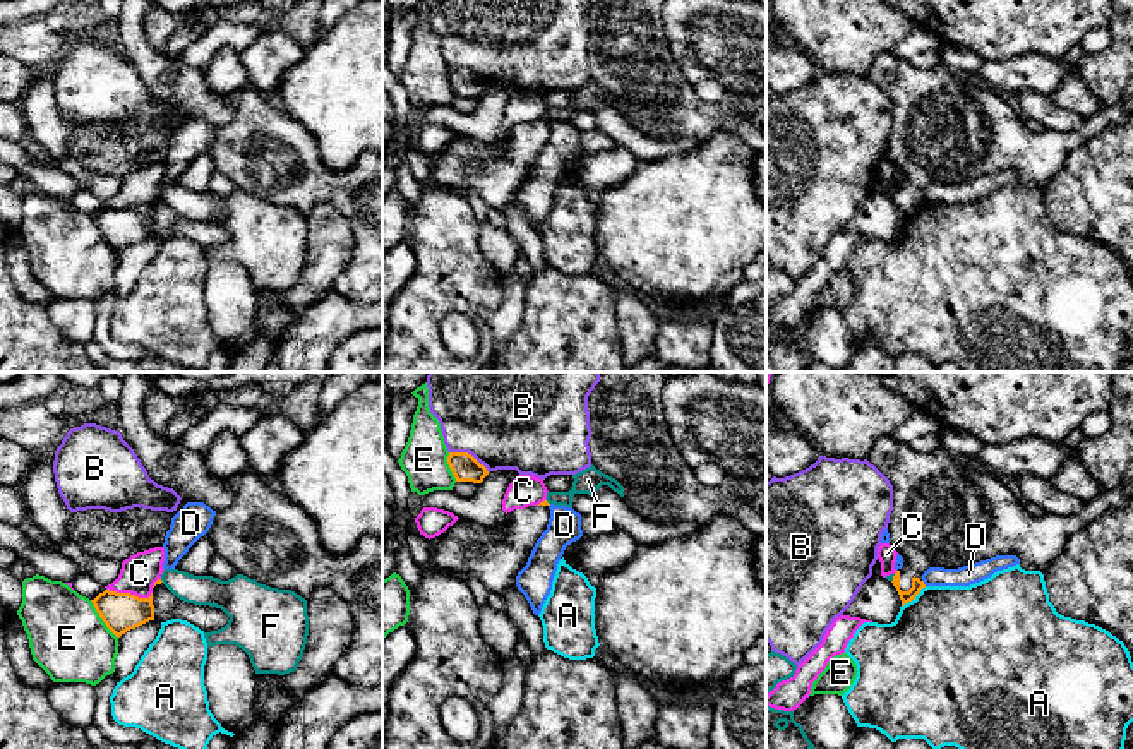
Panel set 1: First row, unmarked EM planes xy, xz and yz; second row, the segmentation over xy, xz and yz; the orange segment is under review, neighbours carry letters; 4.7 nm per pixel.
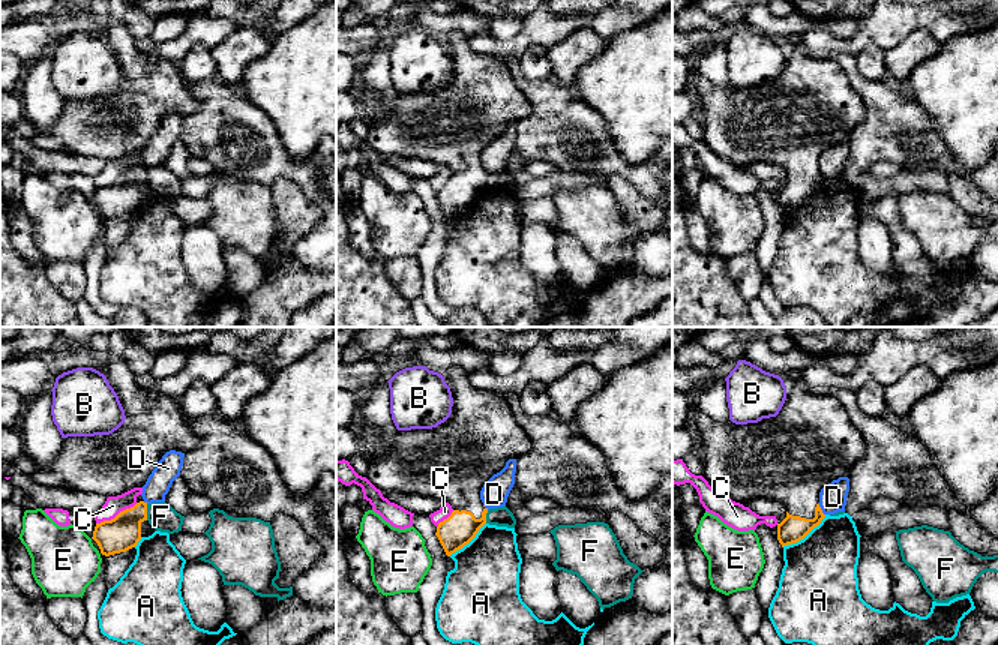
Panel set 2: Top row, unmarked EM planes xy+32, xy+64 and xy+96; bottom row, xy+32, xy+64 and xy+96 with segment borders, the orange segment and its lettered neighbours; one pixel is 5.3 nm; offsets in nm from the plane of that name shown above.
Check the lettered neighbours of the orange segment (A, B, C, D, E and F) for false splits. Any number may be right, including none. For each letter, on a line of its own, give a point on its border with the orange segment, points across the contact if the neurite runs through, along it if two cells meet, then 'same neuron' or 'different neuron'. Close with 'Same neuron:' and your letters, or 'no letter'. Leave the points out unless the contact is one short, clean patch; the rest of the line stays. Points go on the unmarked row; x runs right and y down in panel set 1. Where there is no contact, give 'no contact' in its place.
A: contact yz (914, 213); different neuron
B: contact xz (470, 71); different neuron
C: contact xy (129, 209); border xy (107, 204), (117, 209), (151, 211); different neuron
D: contact yz (923, 199); border yz (923, 196), (926, 201); different neuron
E: contact xy (101, 233); different neuron
F: contact yz (893, 194); border yz (895, 191), (892, 197); different neuron
Same neuron: no letter

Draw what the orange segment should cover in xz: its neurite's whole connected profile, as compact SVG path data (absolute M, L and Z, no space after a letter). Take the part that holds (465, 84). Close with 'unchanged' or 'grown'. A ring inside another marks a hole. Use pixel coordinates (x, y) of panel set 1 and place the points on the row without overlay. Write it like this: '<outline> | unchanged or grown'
M449 69L447 81L456 98L482 99L489 91L487 84L468 69Z | unchanged

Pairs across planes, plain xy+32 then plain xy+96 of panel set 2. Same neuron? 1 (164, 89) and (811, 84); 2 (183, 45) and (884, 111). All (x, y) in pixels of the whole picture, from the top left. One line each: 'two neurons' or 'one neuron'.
1: one neuron
2: two neurons

